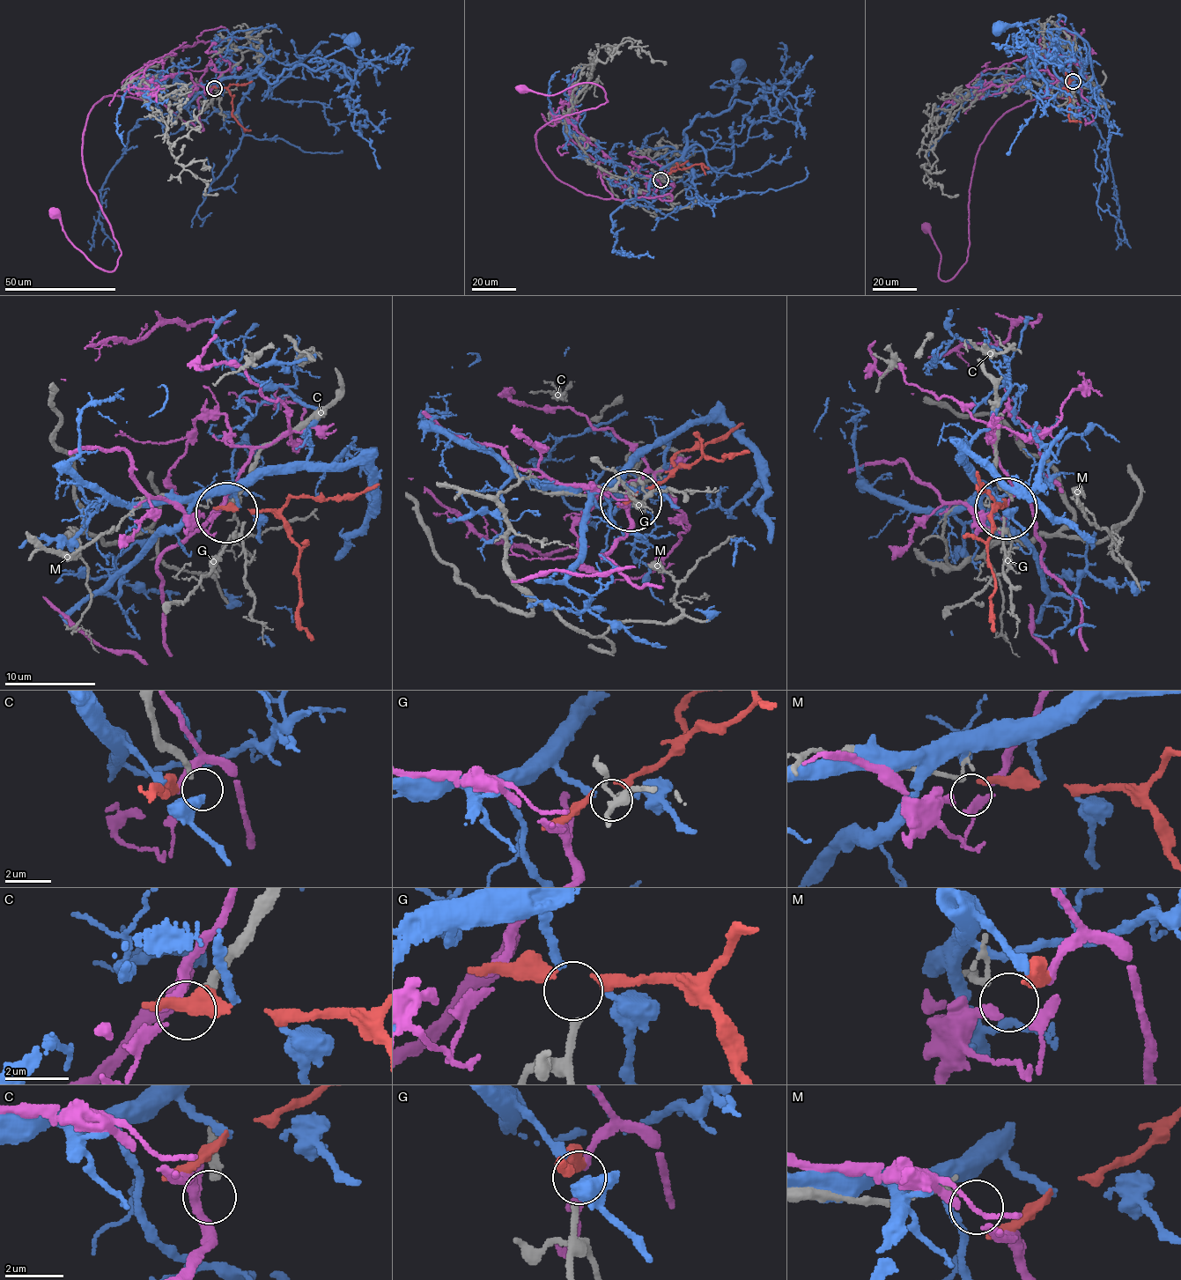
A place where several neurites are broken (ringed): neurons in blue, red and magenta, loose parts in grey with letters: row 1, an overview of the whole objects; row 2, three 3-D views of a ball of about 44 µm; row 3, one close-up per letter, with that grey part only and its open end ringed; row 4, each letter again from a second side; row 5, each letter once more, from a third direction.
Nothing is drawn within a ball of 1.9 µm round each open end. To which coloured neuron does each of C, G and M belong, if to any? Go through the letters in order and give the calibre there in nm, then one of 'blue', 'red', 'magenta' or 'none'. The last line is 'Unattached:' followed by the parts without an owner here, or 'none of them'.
C: 260 nm thick; none
G: 220 nm thick; blue
M: 130 nm thick; none
Unattached: C, M

